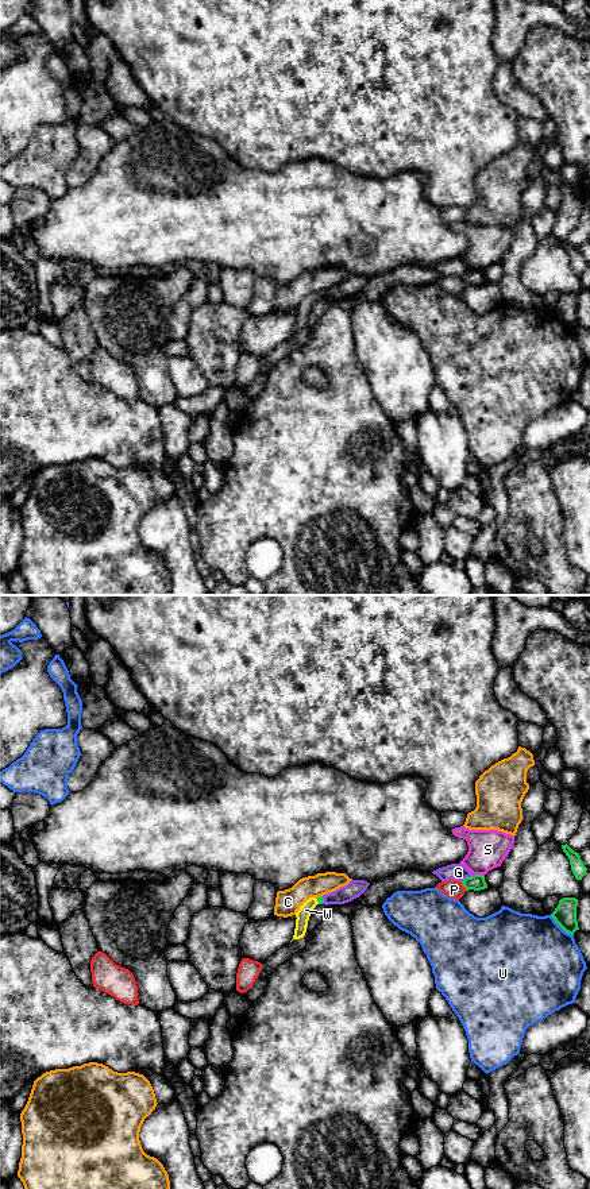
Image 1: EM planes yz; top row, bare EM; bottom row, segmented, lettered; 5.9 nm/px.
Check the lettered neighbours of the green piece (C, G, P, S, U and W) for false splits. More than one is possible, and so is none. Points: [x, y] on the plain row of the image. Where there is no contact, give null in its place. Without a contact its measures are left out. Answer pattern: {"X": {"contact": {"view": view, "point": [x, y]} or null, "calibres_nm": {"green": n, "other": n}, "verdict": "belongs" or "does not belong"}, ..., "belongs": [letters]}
{"C": {"contact": {"view": "yz", "point": [320, 292]}, "calibres_nm": {"green": 40, "other": 150}, "verdict": "does not belong"}, "G": {"contact": {"view": "yz", "point": [467, 273]}, "calibres_nm": {"green": 90, "other": 100}, "verdict": "does not belong"}, "P": {"contact": {"view": "yz", "point": [463, 281]}, "calibres_nm": {"green": 90, "other": 110}, "verdict": "does not belong"}, "S": {"contact": {"view": "yz", "point": [479, 270]}, "calibres_nm": {"green": 90, "other": 220}, "verdict": "does not belong"}, "U": {"contact": {"view": "yz", "point": [562, 323]}, "calibres_nm": {"green": 140, "other": 500}, "verdict": "does not belong"}, "W": {"contact": {"view": "yz", "point": [317, 296]}, "calibres_nm": {"green": 40, "other": 80}, "verdict": "belongs"}, "belongs": ["W"]}

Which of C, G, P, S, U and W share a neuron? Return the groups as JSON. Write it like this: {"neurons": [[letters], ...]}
{"neurons": [["C"], ["G"], ["P"], ["S"], ["U"], ["W"]]}

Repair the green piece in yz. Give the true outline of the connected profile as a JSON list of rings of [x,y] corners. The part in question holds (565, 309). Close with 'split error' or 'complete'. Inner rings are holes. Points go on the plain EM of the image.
[[[563,293],[559,296],[558,302],[551,309],[555,317],[568,329],[574,331],[578,323],[576,316],[576,301],[578,294],[575,293]]] | complete

